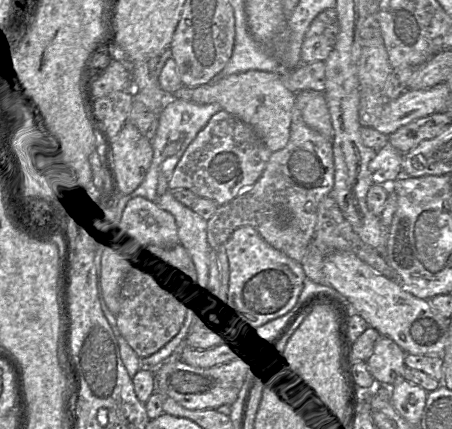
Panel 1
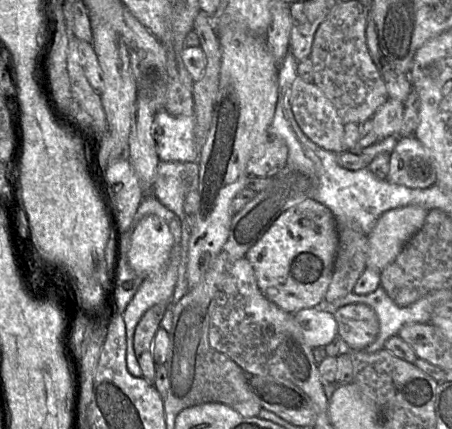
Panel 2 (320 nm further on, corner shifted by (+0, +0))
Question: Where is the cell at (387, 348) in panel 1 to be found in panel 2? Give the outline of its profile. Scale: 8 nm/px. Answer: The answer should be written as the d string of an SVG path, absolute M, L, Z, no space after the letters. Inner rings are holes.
M352 303L339 307L334 317L337 322L337 336L343 342L344 349L365 350L373 343L379 332L379 322L374 310L364 303Z

